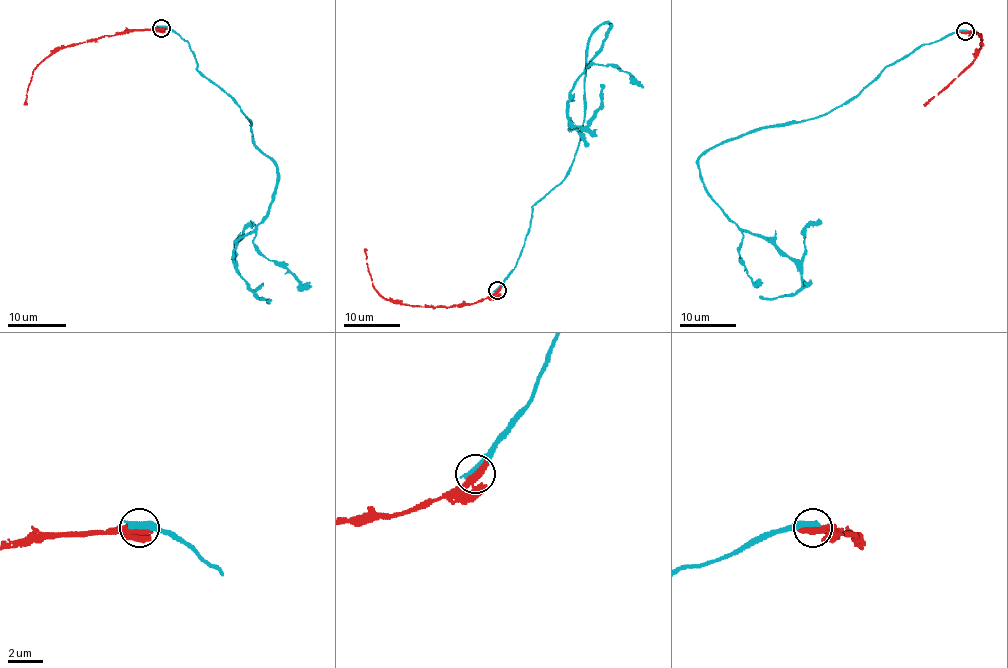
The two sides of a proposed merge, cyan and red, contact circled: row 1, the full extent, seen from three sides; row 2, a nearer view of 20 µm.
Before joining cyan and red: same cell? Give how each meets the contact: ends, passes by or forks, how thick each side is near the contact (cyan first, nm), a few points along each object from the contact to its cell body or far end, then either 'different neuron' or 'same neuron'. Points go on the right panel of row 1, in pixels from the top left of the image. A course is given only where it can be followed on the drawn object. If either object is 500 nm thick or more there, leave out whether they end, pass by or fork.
550 nm thick on the cyan side, 500 nm on the other; cyan runs (966, 31), (888, 65), (823, 114), (759, 127), (698, 159), (709, 197), (801, 275), (792, 294), (759, 296); red runs (966, 31), (978, 34), (981, 38), (978, 51), (963, 70), (923, 106); different neuron

